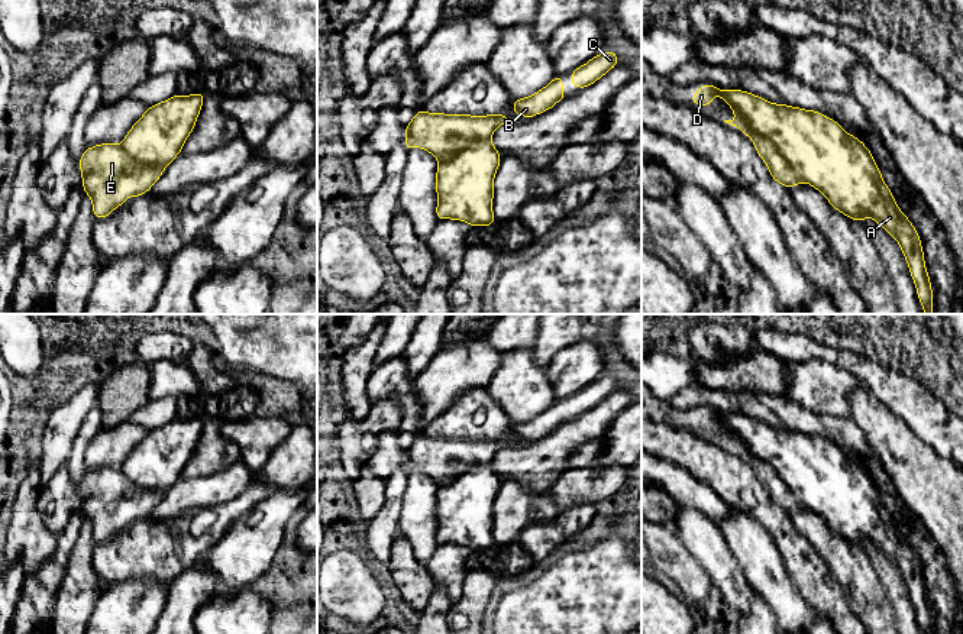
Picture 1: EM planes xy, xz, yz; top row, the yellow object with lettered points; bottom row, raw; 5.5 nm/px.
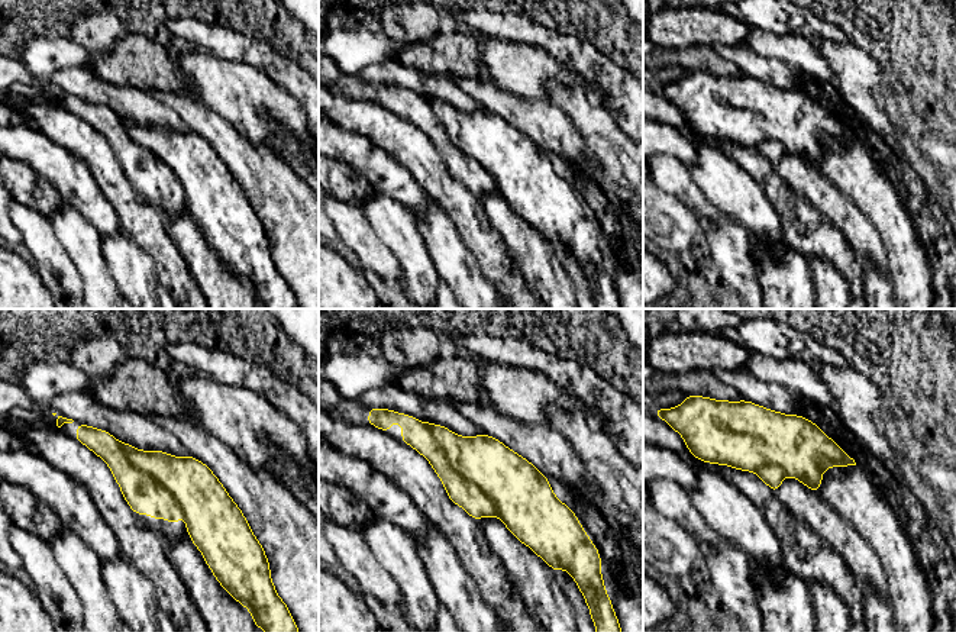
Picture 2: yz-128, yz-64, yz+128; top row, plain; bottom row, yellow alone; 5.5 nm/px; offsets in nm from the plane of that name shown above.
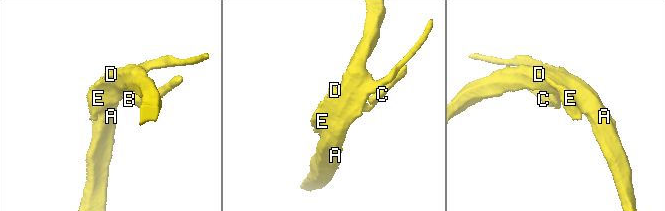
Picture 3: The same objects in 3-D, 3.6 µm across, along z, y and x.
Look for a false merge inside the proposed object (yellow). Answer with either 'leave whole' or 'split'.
split

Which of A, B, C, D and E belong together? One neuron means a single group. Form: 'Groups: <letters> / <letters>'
Groups: A / B C D E

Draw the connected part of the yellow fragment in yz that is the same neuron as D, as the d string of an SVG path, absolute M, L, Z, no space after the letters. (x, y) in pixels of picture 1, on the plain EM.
M702 408L699 414L694 415L691 427L708 431L715 420L718 420L717 411L712 408Z

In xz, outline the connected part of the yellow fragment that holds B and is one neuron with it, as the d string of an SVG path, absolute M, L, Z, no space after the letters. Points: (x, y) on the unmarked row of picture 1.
M555 401L546 411L537 417L513 424L513 433L517 440L534 441L539 437L550 434L558 426L565 424L563 401Z

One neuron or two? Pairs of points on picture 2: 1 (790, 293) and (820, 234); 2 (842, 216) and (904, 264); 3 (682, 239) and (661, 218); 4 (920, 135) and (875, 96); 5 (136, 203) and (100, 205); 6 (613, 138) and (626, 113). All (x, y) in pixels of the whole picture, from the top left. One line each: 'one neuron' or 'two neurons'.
1: two neurons
2: two neurons
3: one neuron
4: two neurons
5: two neurons
6: two neurons

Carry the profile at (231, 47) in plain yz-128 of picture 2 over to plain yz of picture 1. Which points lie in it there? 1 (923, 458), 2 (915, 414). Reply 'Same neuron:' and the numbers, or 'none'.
Same neuron: 2

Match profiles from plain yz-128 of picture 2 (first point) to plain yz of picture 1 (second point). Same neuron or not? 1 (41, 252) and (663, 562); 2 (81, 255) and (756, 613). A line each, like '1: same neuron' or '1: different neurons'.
1: same neuron
2: different neurons

